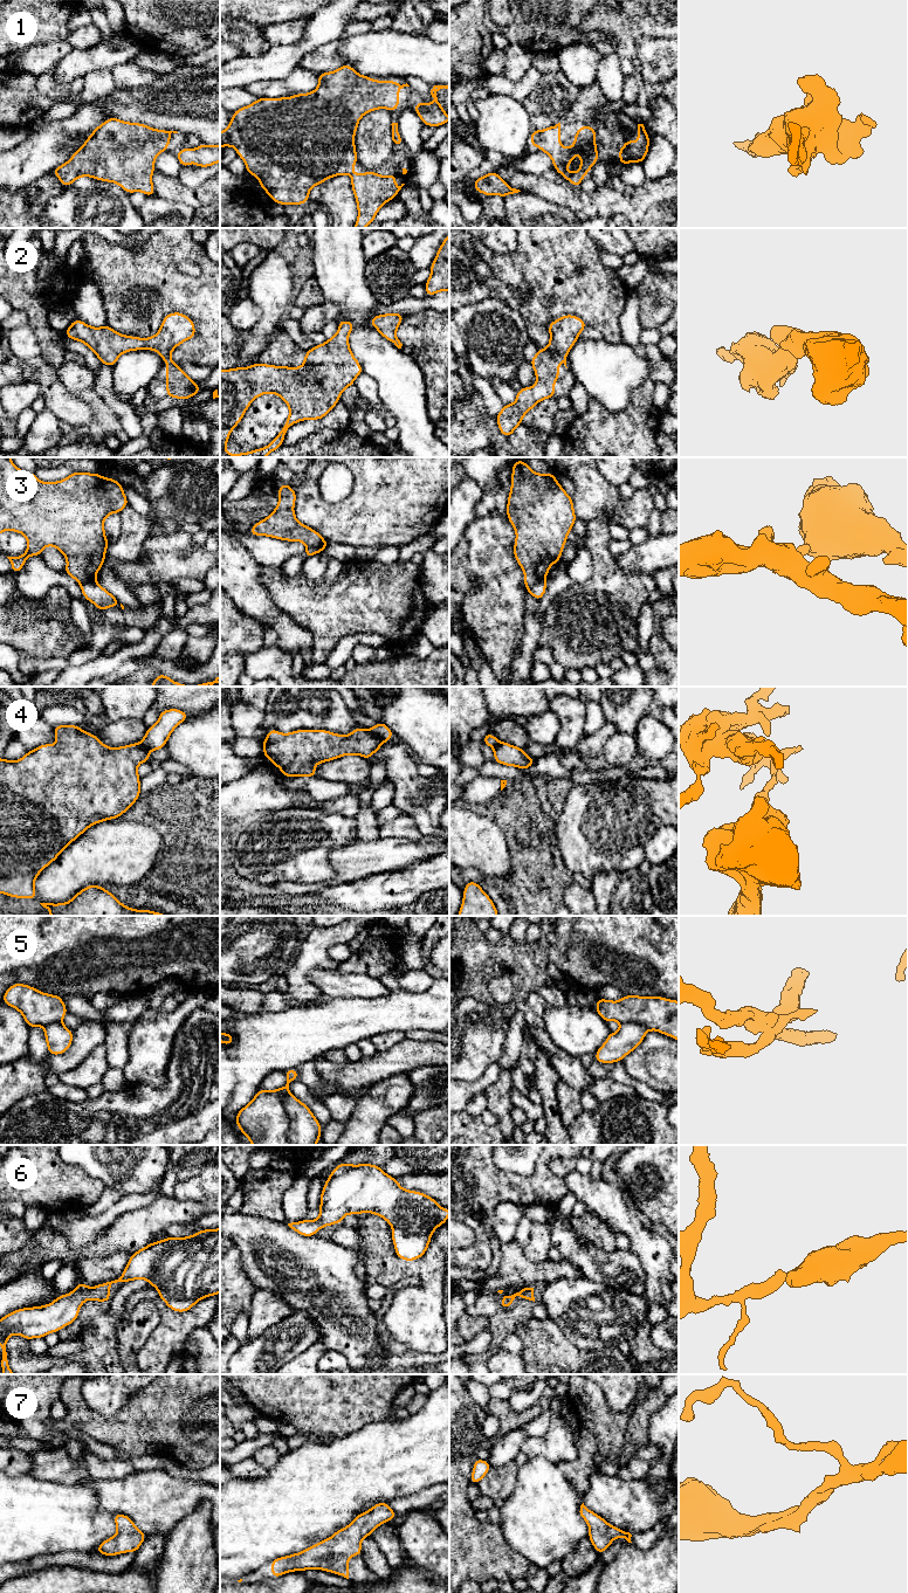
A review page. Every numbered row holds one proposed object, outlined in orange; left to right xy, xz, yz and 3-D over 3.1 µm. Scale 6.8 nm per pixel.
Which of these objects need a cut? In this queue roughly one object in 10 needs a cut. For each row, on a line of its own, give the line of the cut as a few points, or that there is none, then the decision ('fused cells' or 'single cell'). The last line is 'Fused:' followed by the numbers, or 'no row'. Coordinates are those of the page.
1: no cut; single cell
2: no cut; single cell
3: cut in xz along (324, 540), (307, 549); fused cells
4: cut in xz along (369, 730), (384, 742); fused cells
5: cut in xz along (286, 1089), (282, 1101), (289, 1118), (287, 1139), (291, 1144); fused cells
6: no cut; single cell
7: no cut; single cell
Fused: 3, 4, 5

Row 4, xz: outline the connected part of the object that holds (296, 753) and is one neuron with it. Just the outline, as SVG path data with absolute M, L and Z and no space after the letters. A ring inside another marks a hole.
M356 727L350 735L308 729L282 733L270 729L262 742L262 756L282 771L282 777L317 777L317 764L355 754L370 760L383 743L364 727Z

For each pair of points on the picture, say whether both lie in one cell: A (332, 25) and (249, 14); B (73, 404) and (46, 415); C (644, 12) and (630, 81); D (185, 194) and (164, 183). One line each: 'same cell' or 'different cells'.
A: different cells
B: different cells
C: different cells
D: same cell

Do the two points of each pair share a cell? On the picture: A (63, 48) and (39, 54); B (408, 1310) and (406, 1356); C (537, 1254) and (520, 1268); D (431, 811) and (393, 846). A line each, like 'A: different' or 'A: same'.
A: same
B: different
C: different
D: different

